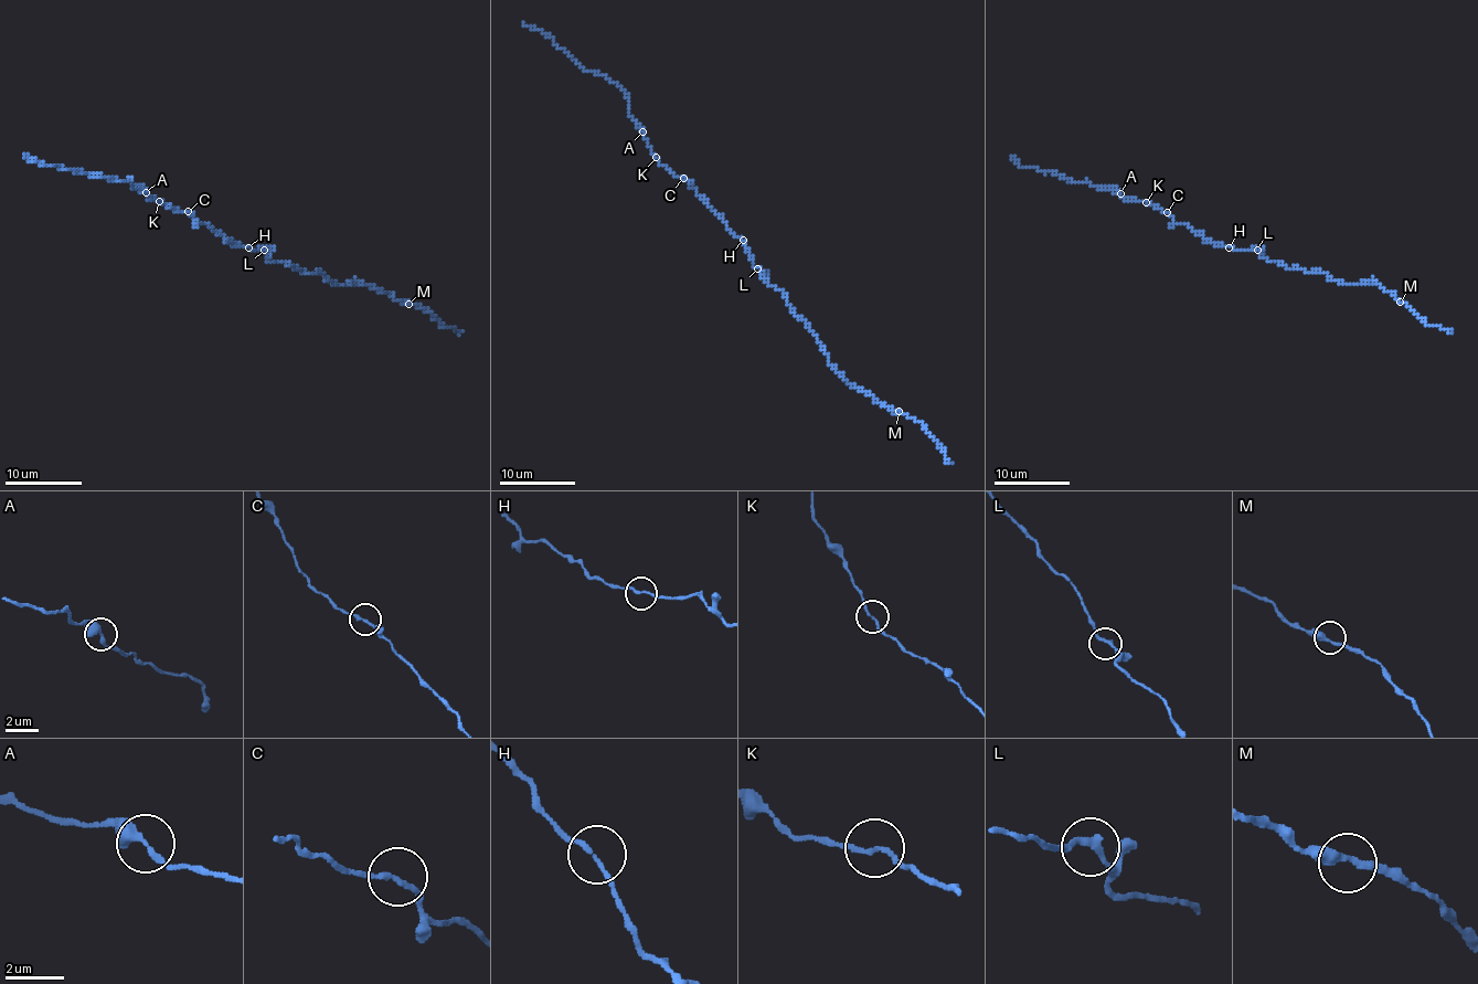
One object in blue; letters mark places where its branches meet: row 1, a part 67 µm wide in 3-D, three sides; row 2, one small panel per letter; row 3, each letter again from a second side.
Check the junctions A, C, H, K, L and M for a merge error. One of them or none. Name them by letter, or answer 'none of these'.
none of these

